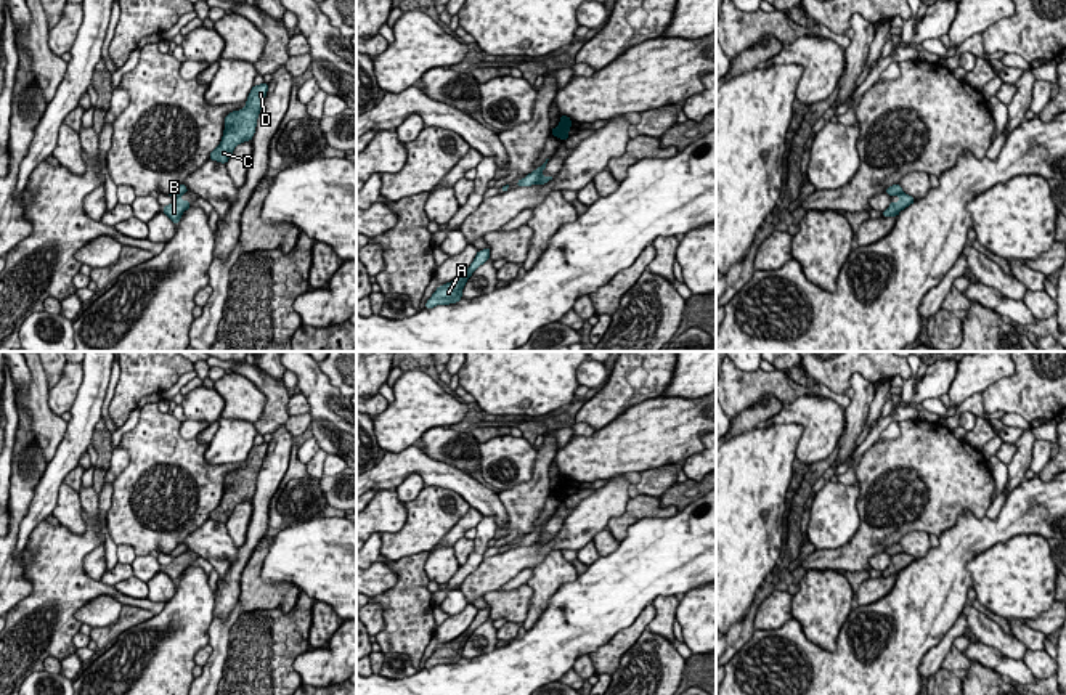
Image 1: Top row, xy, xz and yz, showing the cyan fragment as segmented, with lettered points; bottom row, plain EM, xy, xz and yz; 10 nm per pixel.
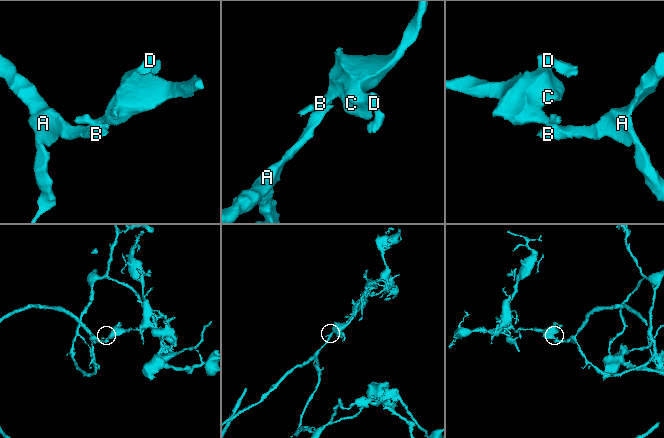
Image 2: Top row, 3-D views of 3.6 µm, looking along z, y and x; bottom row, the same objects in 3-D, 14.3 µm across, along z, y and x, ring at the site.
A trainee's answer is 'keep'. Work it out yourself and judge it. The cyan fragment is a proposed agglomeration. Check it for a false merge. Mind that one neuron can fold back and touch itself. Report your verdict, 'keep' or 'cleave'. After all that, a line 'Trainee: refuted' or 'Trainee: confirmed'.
cleave
Trainee: refuted

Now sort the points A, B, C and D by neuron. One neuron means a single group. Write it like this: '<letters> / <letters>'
A B / C D

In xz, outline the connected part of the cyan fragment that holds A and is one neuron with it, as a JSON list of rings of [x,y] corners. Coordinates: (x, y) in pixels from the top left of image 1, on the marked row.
[[[491,247],[478,250],[470,266],[454,281],[438,286],[425,302],[425,308],[456,303],[462,299],[462,289],[472,273],[490,258]]]

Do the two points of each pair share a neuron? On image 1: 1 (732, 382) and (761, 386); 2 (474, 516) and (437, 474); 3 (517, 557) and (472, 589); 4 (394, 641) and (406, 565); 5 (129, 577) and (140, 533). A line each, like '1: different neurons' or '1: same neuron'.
1: same neuron
2: different neurons
3: same neuron
4: same neuron
5: different neurons

